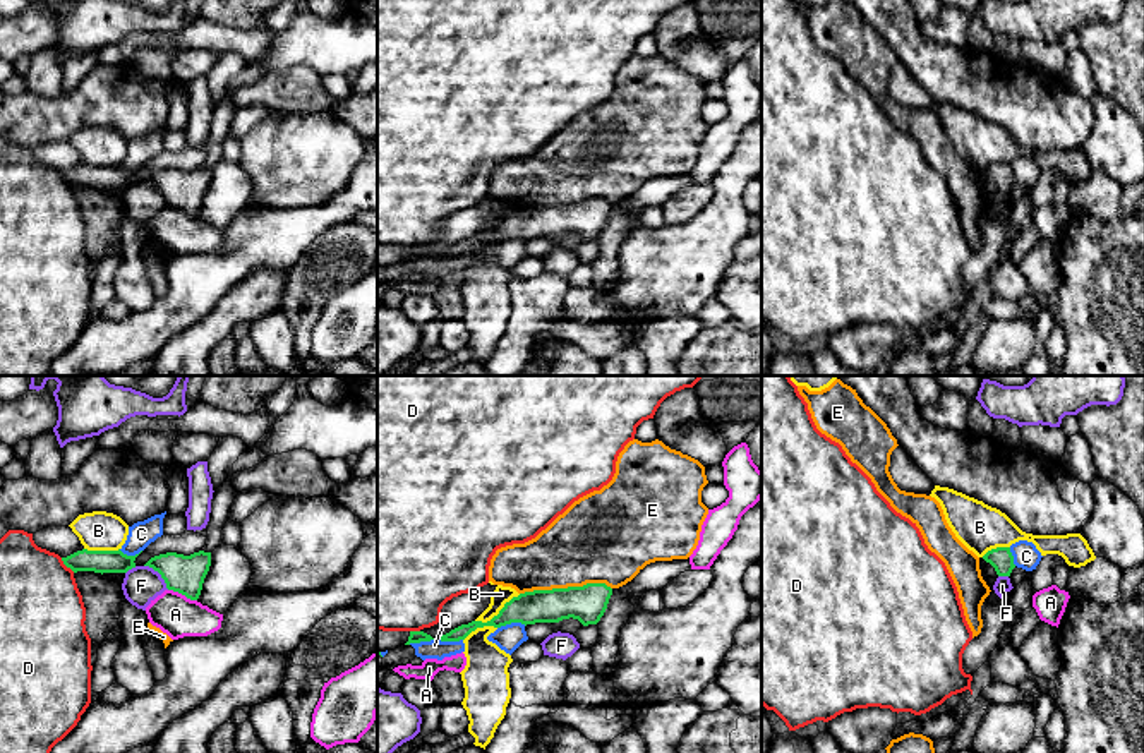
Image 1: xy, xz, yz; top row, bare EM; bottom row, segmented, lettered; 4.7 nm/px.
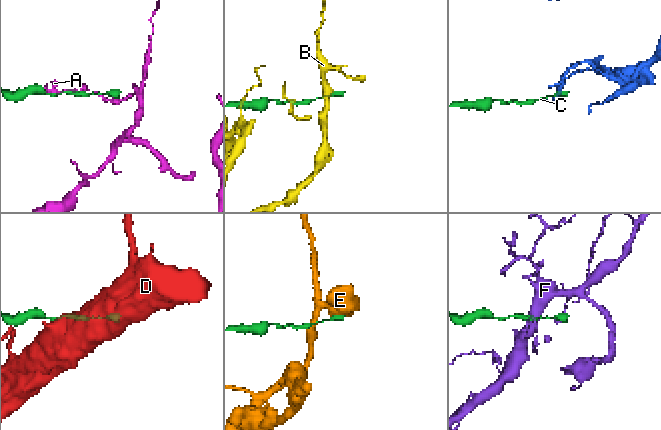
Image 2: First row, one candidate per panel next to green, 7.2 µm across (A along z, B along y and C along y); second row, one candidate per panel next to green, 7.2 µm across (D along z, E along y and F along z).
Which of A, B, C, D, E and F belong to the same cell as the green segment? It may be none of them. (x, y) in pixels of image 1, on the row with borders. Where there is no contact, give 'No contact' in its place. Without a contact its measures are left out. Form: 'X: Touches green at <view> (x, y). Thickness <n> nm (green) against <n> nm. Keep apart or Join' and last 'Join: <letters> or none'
A: Touches green at xy (182, 594). Thickness 180 nm (green) against 200 nm. Keep apart
B: Touches green at xz (494, 616). Thickness 160 nm (green) against 80 nm. Keep apart
C: Touches green at xz (434, 638). Thickness 70 nm (green) against 90 nm. Keep apart
D: Touches green at xy (67, 566). Thickness 110 nm (green) against 400 nm. Keep apart
E: Touches green at xz (565, 589). Thickness 170 nm (green) against 380 nm. Keep apart
F: Touches green at xy (160, 573). Thickness 180 nm (green) against 170 nm. Keep apart
Join: none

